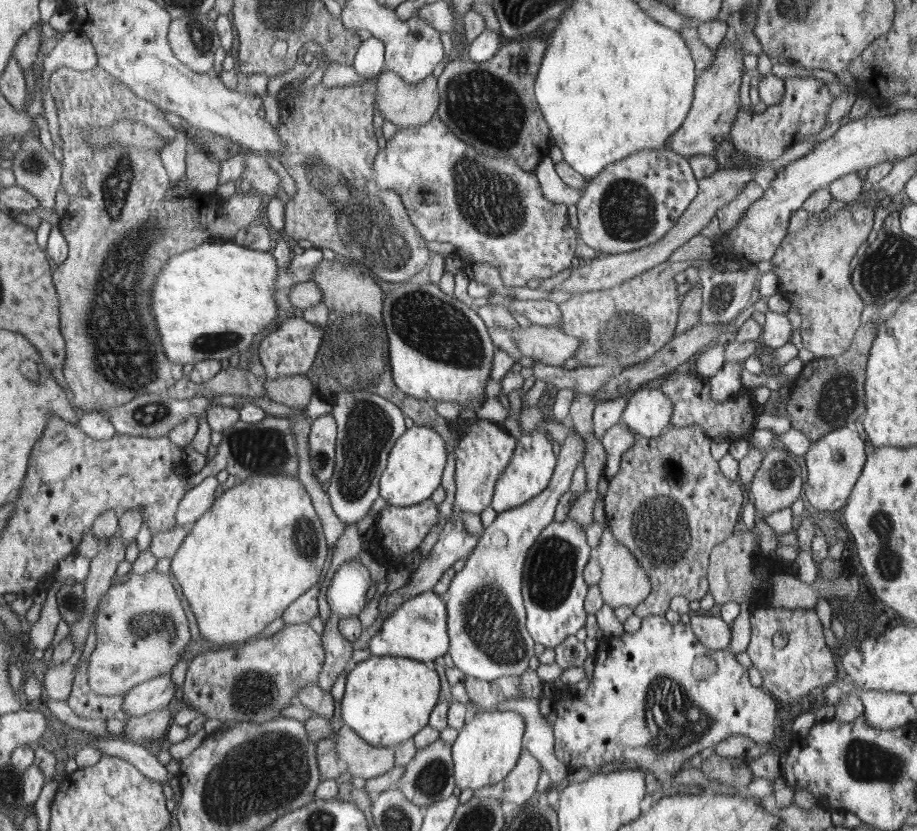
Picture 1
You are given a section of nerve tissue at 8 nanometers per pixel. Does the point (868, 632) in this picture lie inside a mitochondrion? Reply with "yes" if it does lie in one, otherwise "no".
no

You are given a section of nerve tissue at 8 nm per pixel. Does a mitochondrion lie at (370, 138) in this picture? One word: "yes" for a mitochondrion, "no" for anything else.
no

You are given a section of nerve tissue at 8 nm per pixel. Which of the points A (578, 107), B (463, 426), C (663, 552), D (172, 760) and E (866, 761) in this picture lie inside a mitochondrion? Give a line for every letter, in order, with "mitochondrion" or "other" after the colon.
A: other
B: other
C: mitochondrion
D: other
E: mitochondrion

